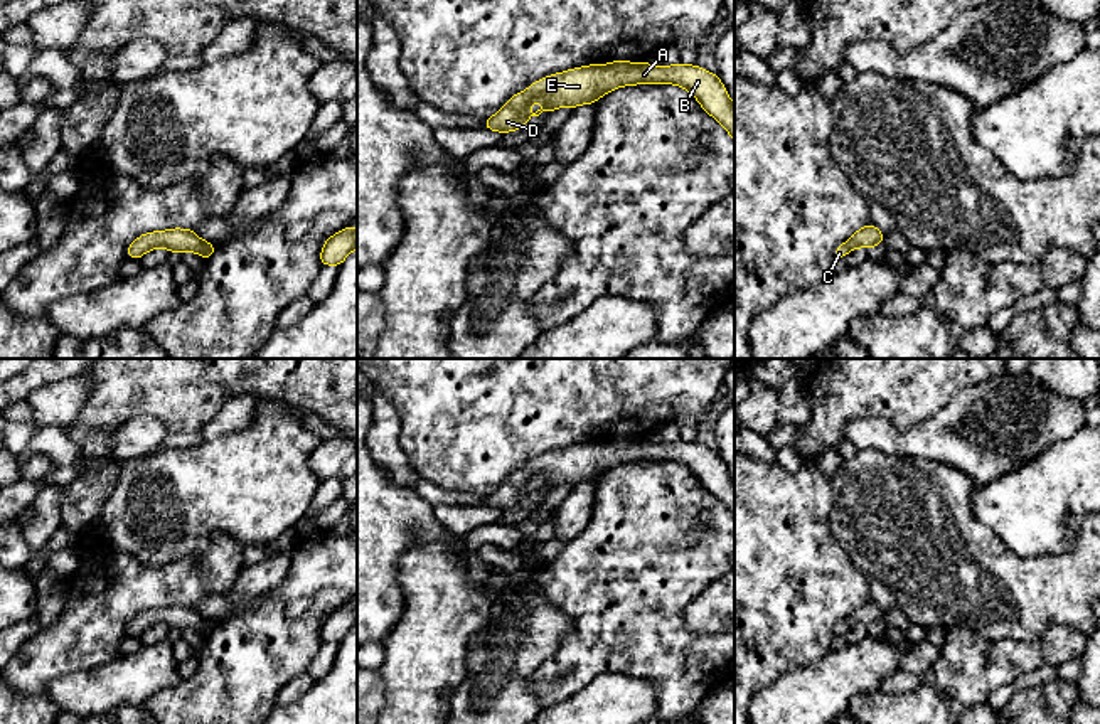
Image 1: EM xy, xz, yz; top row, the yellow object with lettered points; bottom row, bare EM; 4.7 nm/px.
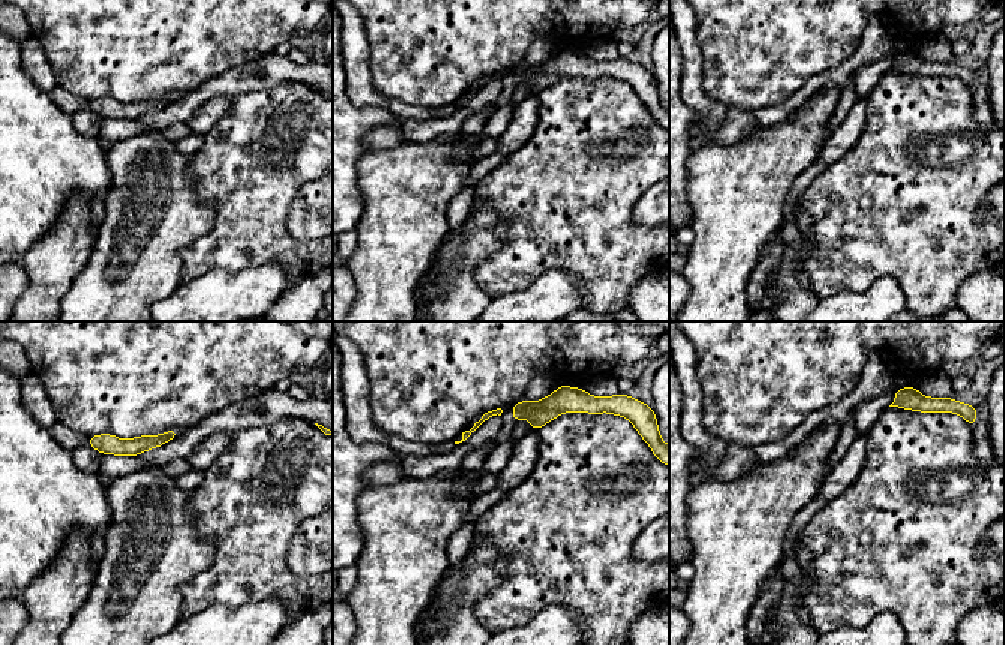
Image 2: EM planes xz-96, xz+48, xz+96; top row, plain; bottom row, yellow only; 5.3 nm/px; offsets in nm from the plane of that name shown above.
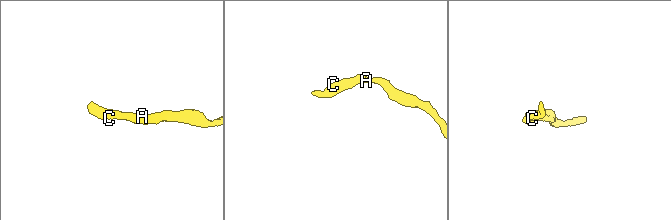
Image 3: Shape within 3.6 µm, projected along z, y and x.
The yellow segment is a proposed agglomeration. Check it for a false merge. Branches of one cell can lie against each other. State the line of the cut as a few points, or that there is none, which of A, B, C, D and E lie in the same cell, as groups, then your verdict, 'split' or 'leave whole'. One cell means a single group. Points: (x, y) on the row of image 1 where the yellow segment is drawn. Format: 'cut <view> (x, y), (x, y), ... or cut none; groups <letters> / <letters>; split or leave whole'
cut none; groups A B C D E; leave whole

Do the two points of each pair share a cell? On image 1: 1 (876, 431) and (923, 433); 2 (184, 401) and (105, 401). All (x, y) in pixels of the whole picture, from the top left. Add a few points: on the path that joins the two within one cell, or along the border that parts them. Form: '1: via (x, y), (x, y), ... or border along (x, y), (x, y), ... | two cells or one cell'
1: via (888, 438), (912, 438) | one cell
2: via (164, 401), (125, 401) | one cell

